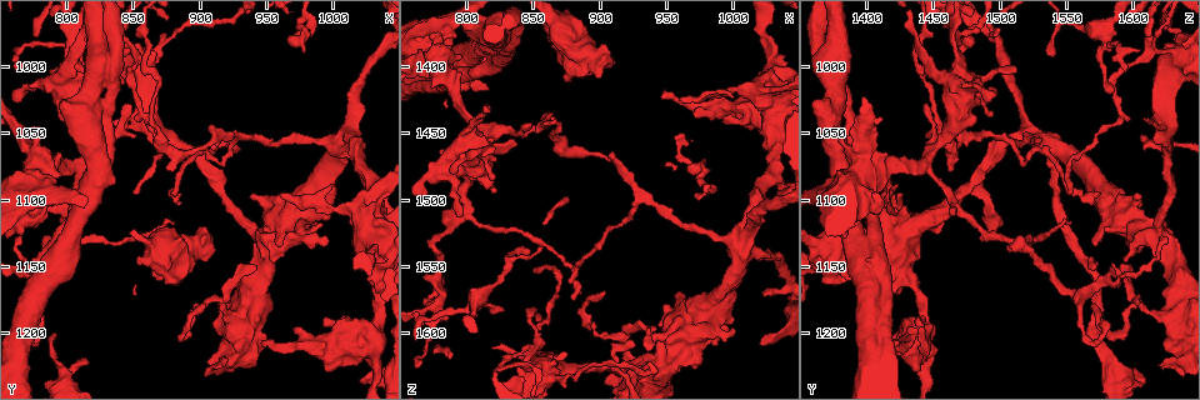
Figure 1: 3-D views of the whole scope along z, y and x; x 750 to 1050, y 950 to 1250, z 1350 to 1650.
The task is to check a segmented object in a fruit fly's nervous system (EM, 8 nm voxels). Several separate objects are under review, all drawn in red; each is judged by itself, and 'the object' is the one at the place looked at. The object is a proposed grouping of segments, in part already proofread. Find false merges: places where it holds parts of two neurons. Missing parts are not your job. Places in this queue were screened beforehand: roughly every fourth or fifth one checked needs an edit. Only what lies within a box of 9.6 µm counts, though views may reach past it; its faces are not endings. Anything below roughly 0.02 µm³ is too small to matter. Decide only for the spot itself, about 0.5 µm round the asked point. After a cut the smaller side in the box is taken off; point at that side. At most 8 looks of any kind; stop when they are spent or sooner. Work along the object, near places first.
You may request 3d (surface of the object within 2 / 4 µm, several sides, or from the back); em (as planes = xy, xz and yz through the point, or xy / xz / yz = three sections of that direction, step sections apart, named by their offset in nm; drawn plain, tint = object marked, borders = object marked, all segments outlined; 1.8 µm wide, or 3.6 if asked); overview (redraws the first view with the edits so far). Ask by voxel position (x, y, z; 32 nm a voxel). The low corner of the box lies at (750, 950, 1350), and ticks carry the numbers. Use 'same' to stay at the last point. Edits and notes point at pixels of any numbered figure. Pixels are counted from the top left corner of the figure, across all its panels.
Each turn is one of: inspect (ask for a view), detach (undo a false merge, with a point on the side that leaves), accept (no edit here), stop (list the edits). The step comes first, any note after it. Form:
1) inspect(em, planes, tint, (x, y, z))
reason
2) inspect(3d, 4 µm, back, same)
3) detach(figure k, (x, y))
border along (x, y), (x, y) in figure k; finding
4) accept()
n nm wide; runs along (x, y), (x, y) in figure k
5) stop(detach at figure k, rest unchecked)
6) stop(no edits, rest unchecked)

inspect(3d, 4 µm, (890, 1140, 1388))
thick turns thin

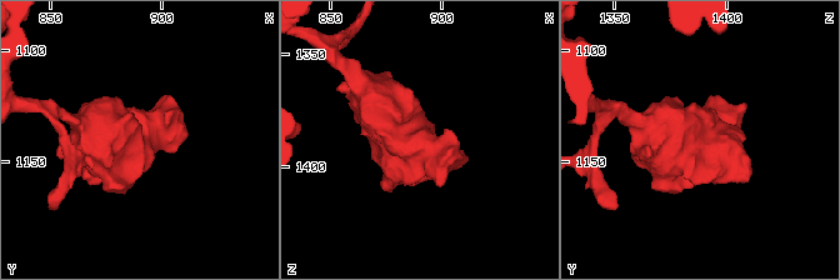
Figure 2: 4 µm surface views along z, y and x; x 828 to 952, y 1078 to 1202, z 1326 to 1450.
inspect(em, 3.6 µm, xz, step 16, tint, (890, 1139, 1388))

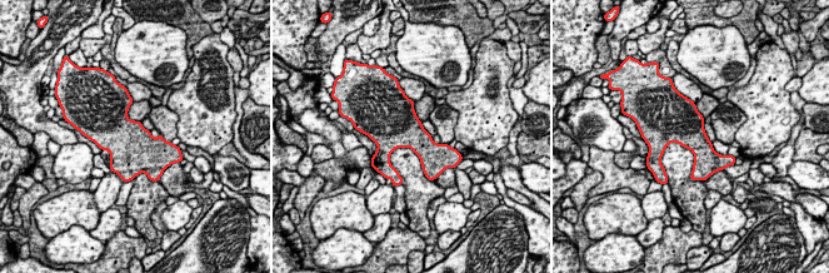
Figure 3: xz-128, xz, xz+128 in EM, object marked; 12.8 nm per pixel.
inspect(em, 3.6 µm, planes, tint, same)
another direction

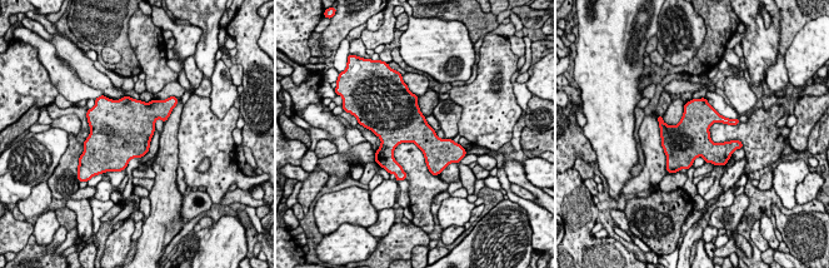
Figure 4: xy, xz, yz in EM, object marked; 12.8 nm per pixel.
accept()
one neuron here

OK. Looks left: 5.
inspect(em, 3.6 µm, planes, tint, (826, 1076, 1390))
touches itself

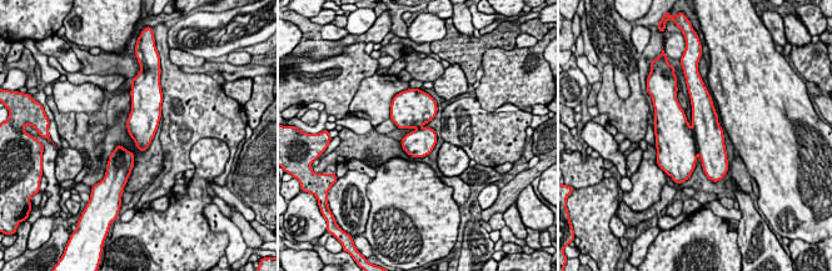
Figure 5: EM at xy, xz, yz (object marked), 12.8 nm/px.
accept()
all the same neuron

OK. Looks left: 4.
inspect(em, planes, tint, (848, 990, 1632))
looks like a crossing

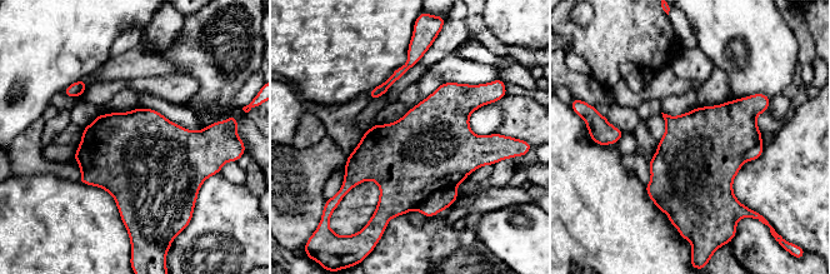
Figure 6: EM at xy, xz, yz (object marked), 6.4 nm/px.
detach(figure 6, (441, 199))
a second neuron is stuck on

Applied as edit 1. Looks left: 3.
stop(detach at figure 6, rest unchecked)

